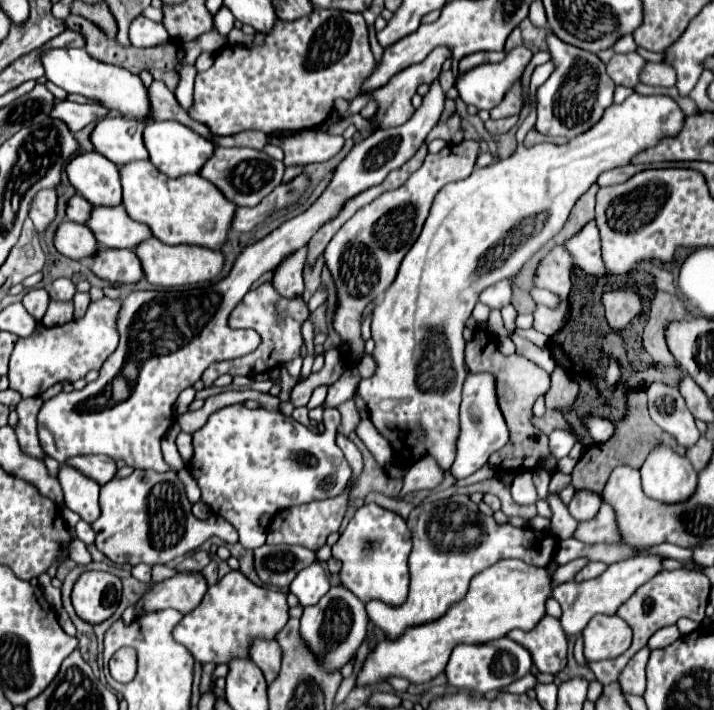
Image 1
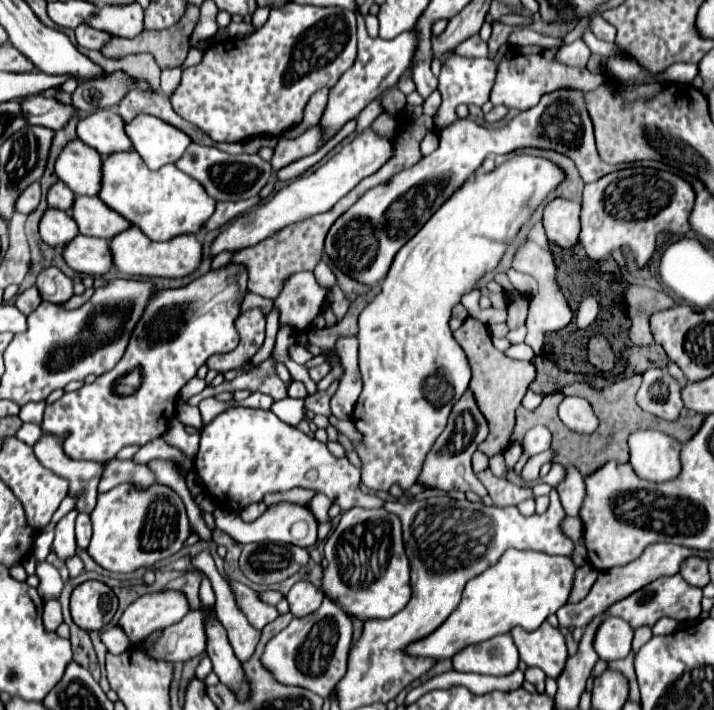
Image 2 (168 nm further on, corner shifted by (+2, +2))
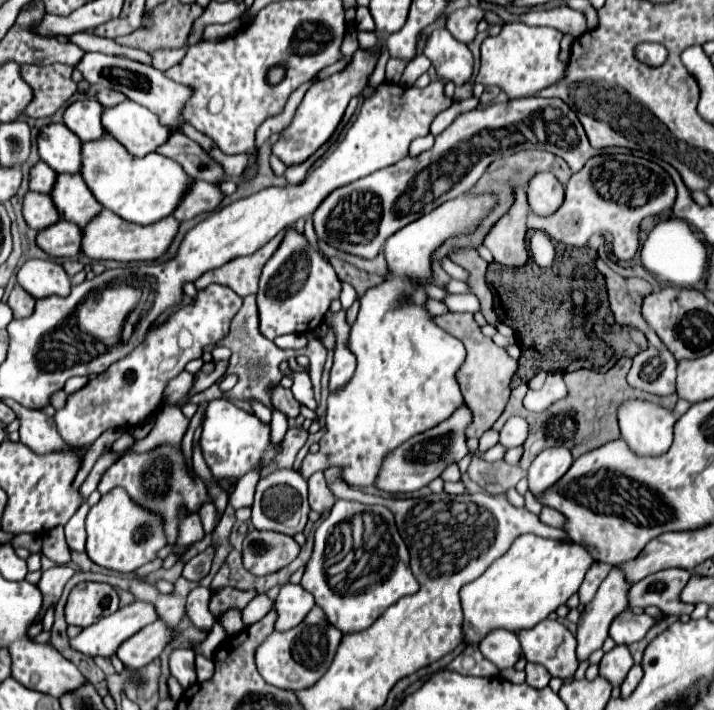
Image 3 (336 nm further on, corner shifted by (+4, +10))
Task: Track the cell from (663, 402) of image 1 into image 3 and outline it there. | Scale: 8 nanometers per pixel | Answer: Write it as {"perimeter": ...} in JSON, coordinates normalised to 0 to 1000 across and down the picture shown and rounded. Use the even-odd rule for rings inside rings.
{"perimeter":[[[908,489],[885,506],[885,520],[880,525],[880,542],[922,559],[936,559],[947,554],[947,517],[950,508],[936,492],[922,494]]]}

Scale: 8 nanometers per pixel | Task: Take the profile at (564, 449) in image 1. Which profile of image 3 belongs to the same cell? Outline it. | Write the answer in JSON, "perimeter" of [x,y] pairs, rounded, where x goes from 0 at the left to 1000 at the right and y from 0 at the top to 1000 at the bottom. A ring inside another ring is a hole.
{"perimeter":[[[714,587],[706,599],[706,604],[700,607],[700,624],[706,630],[725,630],[725,627],[734,627],[739,613],[742,613],[742,607],[739,607],[737,590]]]}

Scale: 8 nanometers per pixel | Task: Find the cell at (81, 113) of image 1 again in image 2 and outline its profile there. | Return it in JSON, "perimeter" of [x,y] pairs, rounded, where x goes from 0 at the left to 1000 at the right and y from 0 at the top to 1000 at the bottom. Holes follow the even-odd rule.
{"perimeter":[[[42,134],[28,142],[31,162],[39,176],[56,176],[67,179],[73,185],[81,185],[92,176],[92,170],[106,159],[101,148],[87,148],[78,139],[62,137],[62,134]]]}

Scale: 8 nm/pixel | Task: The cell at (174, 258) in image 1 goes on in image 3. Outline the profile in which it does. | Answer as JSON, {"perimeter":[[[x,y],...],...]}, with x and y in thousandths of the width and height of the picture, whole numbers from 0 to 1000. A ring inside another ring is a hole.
{"perimeter":[[[146,294],[126,317],[118,320],[115,356],[134,368],[146,368],[146,365],[160,365],[160,368],[174,368],[174,370],[216,368],[235,354],[244,334],[249,331],[249,320],[252,314],[244,306],[232,306],[230,311],[221,311],[218,317],[199,320],[199,317],[174,311],[168,303],[157,300],[154,294]]]}

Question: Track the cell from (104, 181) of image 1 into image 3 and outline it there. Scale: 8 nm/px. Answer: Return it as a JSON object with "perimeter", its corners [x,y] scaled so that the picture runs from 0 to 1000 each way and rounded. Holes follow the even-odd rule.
{"perimeter":[[[76,173],[59,182],[53,193],[53,213],[62,230],[78,244],[112,244],[115,235],[115,199],[92,176]]]}

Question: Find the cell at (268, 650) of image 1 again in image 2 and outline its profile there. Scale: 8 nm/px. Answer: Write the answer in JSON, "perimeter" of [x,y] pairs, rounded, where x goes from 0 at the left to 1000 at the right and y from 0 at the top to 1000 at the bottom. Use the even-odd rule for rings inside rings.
{"perimeter":[[[291,770],[269,785],[269,796],[272,796],[272,801],[286,804],[289,813],[294,815],[297,830],[303,835],[303,852],[300,852],[303,869],[314,880],[314,886],[319,889],[319,903],[322,903],[331,925],[336,931],[347,931],[350,920],[356,920],[364,889],[347,877],[347,872],[342,869],[342,863],[331,852],[331,841],[322,827],[322,818],[317,818],[303,804],[303,796],[300,796],[300,787],[297,787]]]}

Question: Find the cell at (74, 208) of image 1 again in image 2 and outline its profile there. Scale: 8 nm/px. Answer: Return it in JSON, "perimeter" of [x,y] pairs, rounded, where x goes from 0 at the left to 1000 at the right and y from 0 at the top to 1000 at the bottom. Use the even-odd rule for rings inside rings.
{"perimeter":[[[78,255],[64,272],[64,283],[67,283],[67,292],[87,294],[87,297],[98,300],[98,292],[101,292],[101,283],[104,283],[104,272],[87,255]]]}

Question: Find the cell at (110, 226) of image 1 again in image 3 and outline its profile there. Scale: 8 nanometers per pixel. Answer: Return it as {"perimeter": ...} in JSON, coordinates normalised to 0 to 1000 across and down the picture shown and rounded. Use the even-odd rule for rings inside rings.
{"perimeter":[[[81,246],[78,266],[73,266],[73,283],[92,311],[112,320],[123,317],[140,294],[146,294],[132,277],[112,246]]]}

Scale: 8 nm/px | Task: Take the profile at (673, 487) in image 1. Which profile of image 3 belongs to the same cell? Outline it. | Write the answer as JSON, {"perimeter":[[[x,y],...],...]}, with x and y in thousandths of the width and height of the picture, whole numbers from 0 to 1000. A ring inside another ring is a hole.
{"perimeter":[[[877,565],[866,576],[866,593],[871,618],[896,644],[930,641],[941,627],[947,587],[924,570]]]}

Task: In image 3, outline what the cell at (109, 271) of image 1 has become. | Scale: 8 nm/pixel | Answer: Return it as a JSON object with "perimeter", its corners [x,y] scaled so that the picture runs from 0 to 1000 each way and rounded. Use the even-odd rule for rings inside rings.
{"perimeter":[[[81,311],[53,328],[53,348],[70,362],[106,362],[115,356],[115,320],[98,311]]]}

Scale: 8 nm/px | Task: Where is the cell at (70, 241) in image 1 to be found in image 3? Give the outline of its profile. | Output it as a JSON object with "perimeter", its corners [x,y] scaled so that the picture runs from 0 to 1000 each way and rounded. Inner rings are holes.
{"perimeter":[[[39,269],[36,280],[34,280],[34,308],[36,308],[39,320],[59,325],[59,323],[76,317],[78,311],[84,311],[84,303],[81,303],[81,294],[70,275]]]}

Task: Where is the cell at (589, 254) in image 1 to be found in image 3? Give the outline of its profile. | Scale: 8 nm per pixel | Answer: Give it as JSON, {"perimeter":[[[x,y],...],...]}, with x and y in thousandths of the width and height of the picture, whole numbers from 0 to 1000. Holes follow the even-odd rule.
{"perimeter":[[[756,244],[739,261],[739,286],[745,300],[770,306],[790,286],[790,261],[773,244]]]}

